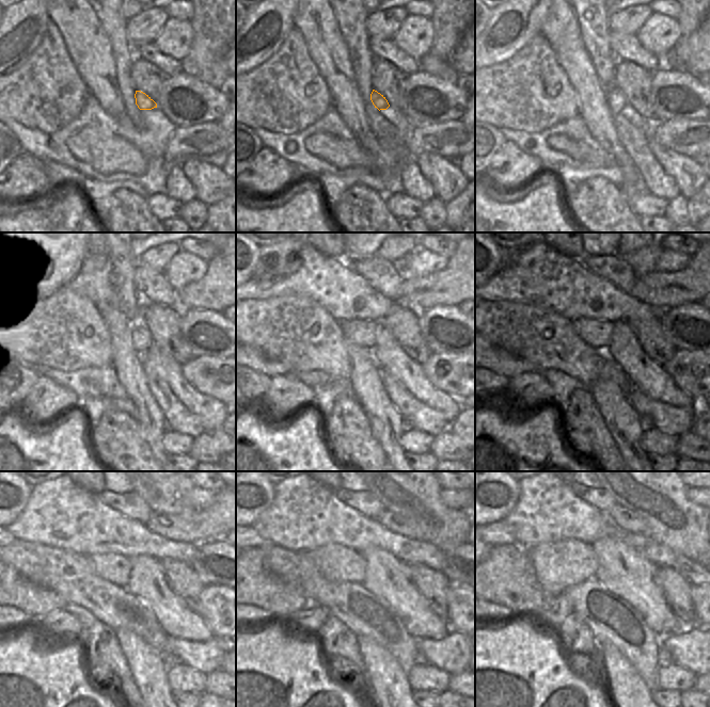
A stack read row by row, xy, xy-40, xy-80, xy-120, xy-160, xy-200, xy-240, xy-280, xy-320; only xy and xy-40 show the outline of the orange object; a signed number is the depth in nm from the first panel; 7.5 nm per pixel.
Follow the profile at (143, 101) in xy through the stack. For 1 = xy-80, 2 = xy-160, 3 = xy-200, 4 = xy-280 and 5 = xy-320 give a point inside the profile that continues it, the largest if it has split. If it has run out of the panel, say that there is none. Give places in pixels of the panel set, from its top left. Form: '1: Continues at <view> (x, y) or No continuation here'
1: Continues at xy-80 (618, 103)
2: Continues at xy-160 (361, 333)
3: Continues at xy-200 (597, 333)
4: Continues at xy-280 (335, 563)
5: Continues at xy-320 (557, 565).

